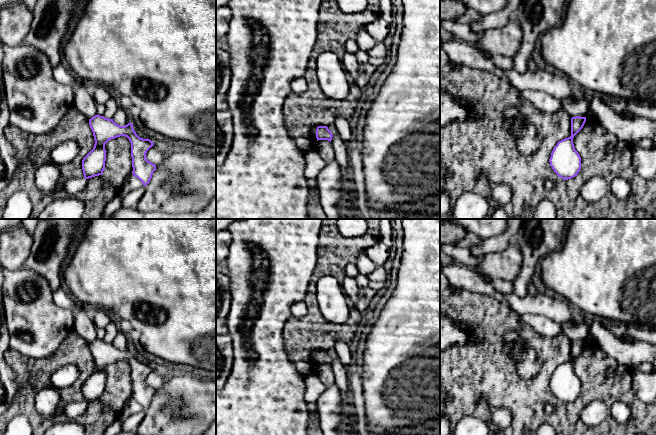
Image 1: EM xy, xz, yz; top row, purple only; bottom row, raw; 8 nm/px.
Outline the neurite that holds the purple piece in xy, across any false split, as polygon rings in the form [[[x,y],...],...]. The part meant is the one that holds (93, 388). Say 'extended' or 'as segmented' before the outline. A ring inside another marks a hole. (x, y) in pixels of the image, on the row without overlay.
as segmented; [[[95,339],[89,343],[95,368],[93,373],[83,382],[82,394],[85,403],[103,398],[106,385],[105,368],[114,362],[125,360],[131,367],[132,398],[146,410],[156,394],[156,389],[146,382],[147,375],[154,369],[150,363],[140,362],[130,346],[125,350],[116,348],[113,343]]]

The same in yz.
as segmented; [[[576,340],[571,342],[571,360],[557,367],[549,383],[550,390],[564,404],[571,403],[581,393],[581,381],[573,368],[574,360],[583,352],[586,341]]]

